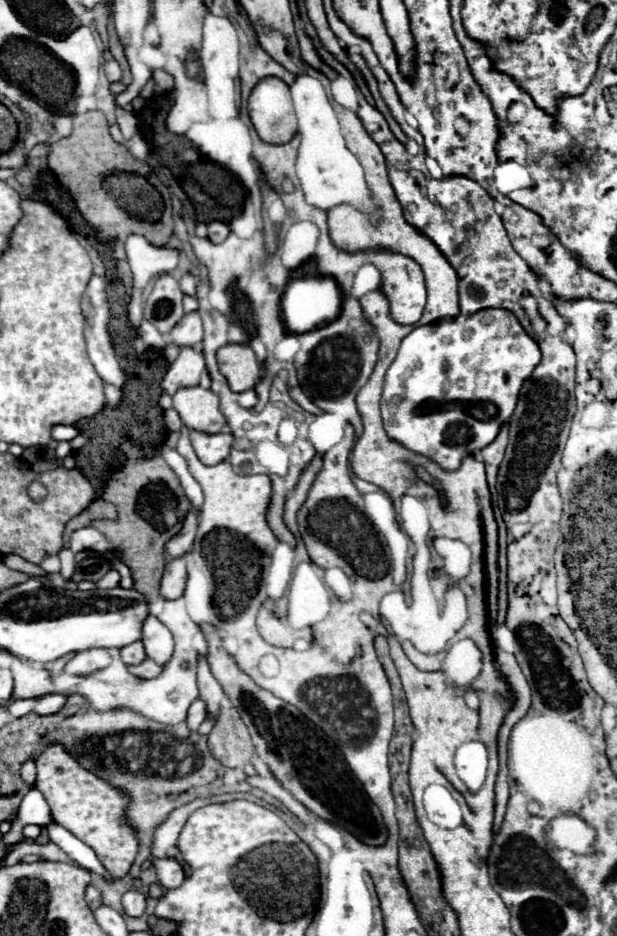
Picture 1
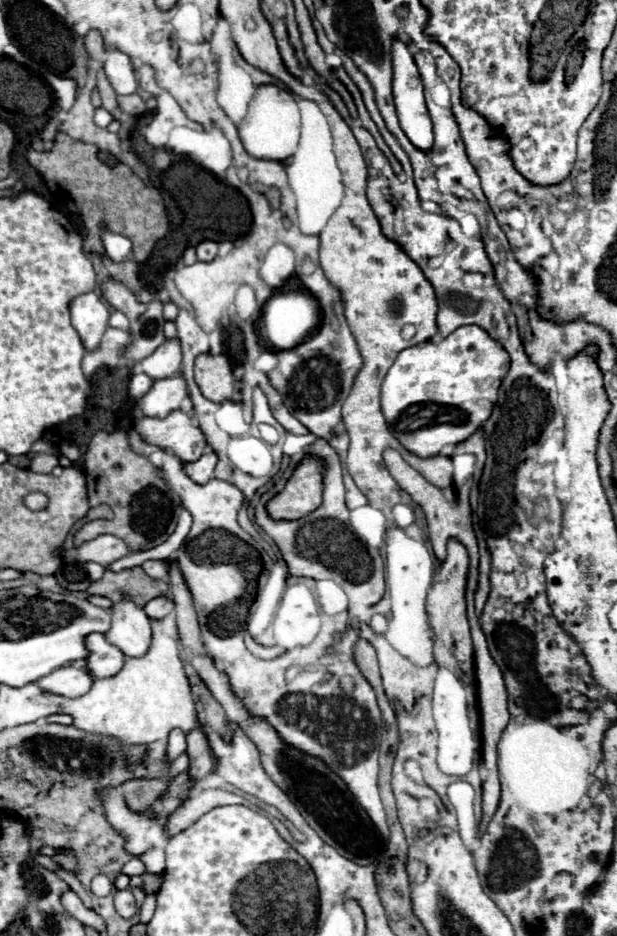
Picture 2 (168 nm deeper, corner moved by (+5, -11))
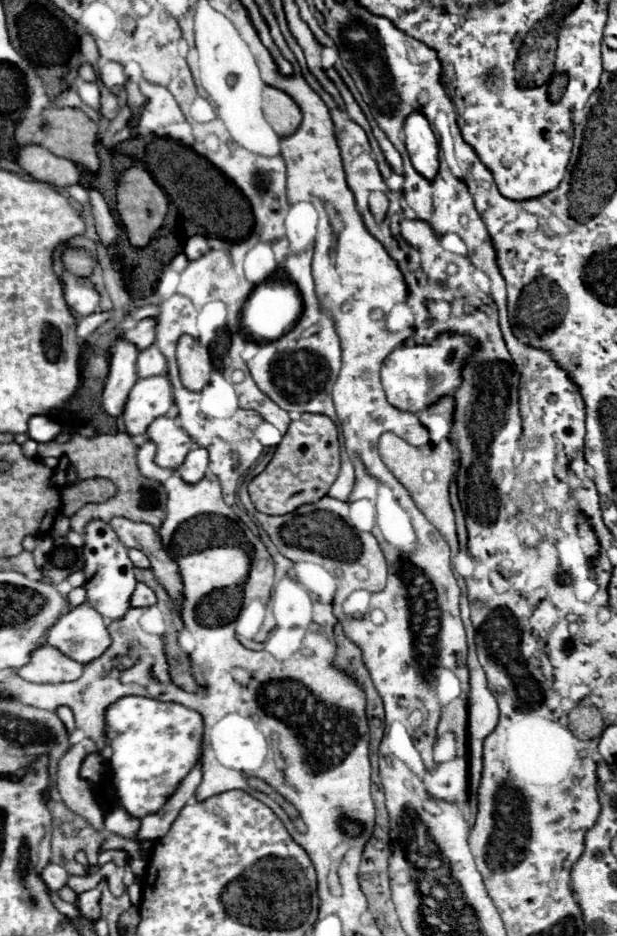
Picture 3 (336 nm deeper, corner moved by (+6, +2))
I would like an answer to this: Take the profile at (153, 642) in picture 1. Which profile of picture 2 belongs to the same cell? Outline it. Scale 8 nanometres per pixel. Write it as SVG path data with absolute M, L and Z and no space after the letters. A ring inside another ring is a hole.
M124 600L110 608L114 612L112 628L106 632L106 640L118 644L122 652L130 658L140 658L150 650L152 626L150 618L132 600Z

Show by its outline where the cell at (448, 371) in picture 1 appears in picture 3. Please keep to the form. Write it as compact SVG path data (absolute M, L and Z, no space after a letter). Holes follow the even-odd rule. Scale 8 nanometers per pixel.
M441 335L435 345L411 345L411 347L401 345L401 347L397 347L383 361L383 367L381 367L381 381L383 381L383 389L385 389L389 403L403 411L419 411L419 409L427 407L429 403L433 403L435 399L439 399L443 395L451 395L461 385L461 367L463 367L465 357L471 353L473 353L473 343L463 335Z

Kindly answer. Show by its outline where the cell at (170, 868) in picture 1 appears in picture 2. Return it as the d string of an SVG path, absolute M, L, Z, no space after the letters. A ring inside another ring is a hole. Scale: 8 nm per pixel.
M132 858L124 868L122 868L122 874L128 874L128 876L142 876L146 874L146 866L140 858Z

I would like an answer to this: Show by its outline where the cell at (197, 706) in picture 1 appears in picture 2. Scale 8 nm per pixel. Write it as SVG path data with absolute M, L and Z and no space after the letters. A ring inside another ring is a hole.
M182 730L170 732L170 736L168 736L168 758L170 758L170 762L176 760L184 750L186 750L184 732L182 732Z

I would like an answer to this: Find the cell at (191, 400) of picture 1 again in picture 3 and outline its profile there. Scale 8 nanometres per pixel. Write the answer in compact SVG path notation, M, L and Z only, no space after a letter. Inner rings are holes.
M155 419L147 429L147 437L157 445L155 463L163 469L177 469L193 449L193 441L181 431L175 419Z

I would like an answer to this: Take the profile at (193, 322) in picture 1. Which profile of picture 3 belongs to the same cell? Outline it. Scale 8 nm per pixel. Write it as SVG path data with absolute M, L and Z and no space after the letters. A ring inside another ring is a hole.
M149 347L147 351L141 351L137 357L137 377L153 377L153 375L165 375L167 363L165 357L157 351L157 347Z

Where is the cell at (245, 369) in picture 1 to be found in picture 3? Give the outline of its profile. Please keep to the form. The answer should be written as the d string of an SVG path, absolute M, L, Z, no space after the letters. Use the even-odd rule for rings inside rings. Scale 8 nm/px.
M181 335L175 347L175 357L183 387L189 391L201 391L209 383L211 375L209 351L191 335Z

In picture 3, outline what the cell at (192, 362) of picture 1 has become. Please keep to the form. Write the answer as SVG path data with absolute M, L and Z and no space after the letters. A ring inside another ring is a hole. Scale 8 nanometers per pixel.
M165 375L139 379L131 389L123 409L123 421L127 433L131 437L143 435L157 417L163 417L167 413L171 405L173 405L173 395L169 379Z

